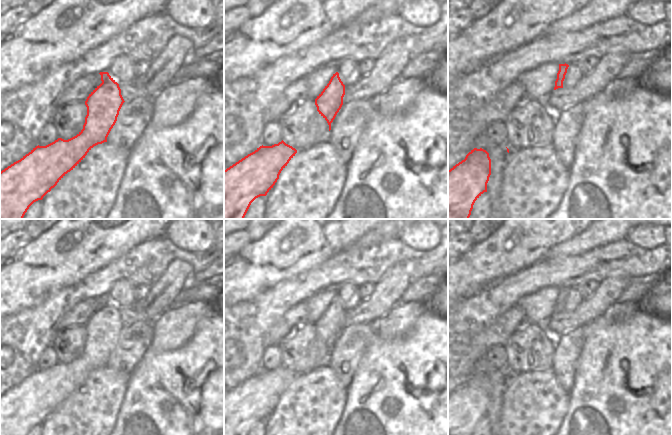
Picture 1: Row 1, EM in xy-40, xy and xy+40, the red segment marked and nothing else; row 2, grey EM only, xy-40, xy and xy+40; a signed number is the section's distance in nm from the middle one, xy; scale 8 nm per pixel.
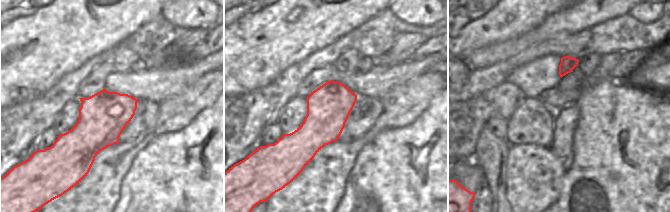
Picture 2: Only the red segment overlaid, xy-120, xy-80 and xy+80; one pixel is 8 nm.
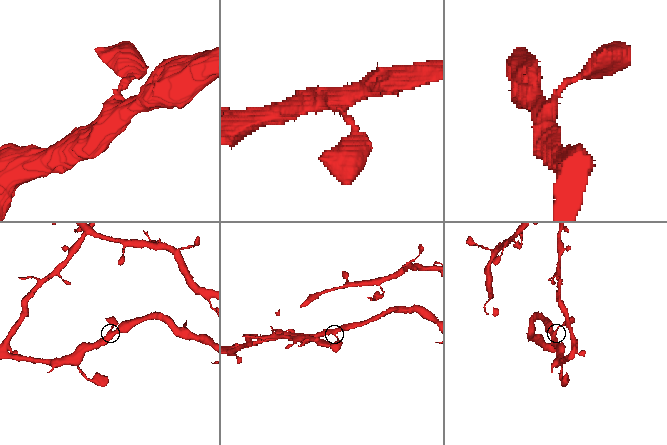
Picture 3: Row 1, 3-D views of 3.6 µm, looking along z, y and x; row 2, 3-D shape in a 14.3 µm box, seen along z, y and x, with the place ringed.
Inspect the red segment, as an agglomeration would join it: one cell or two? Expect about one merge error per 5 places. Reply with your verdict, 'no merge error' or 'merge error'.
no merge error

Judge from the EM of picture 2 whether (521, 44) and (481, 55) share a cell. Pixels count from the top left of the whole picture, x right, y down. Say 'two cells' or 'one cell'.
one cell

